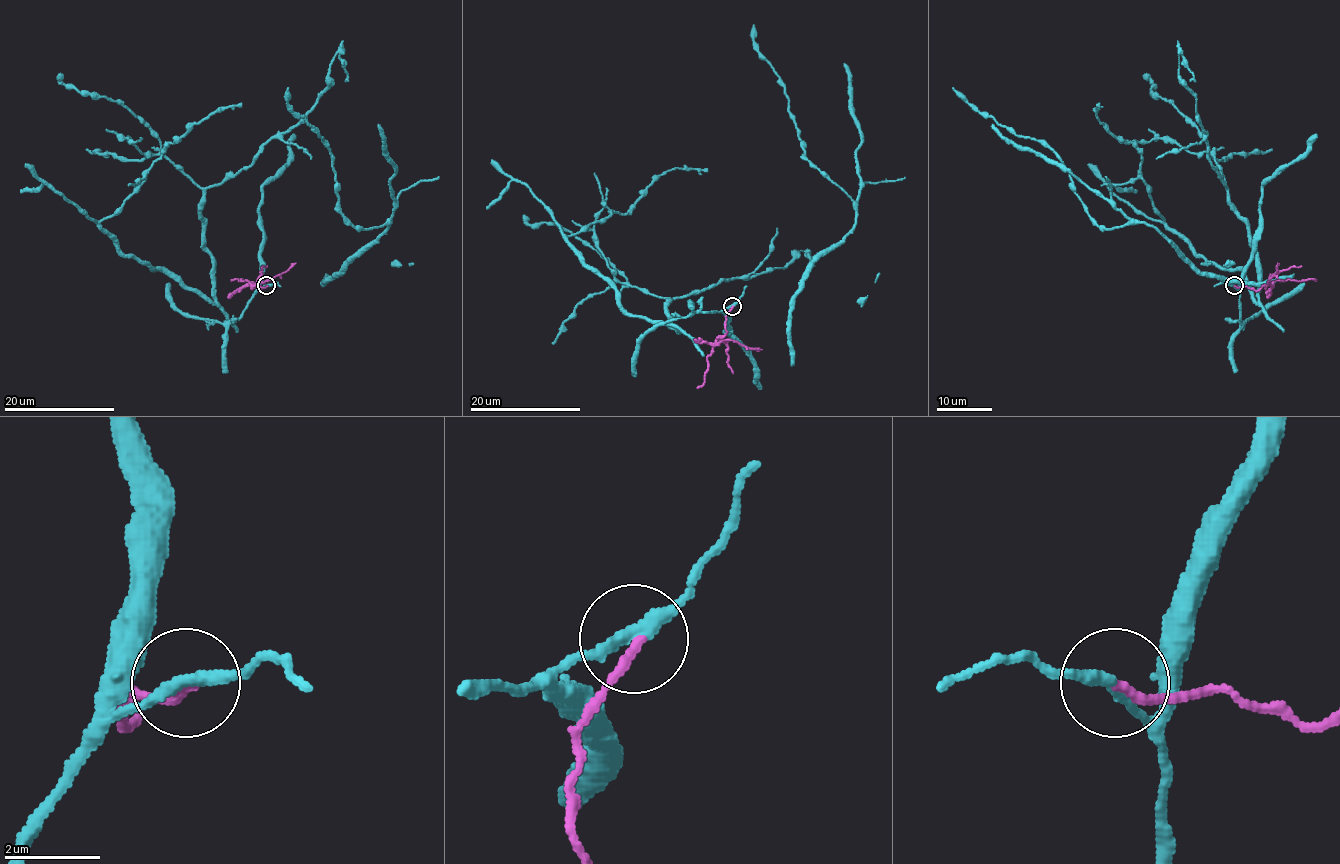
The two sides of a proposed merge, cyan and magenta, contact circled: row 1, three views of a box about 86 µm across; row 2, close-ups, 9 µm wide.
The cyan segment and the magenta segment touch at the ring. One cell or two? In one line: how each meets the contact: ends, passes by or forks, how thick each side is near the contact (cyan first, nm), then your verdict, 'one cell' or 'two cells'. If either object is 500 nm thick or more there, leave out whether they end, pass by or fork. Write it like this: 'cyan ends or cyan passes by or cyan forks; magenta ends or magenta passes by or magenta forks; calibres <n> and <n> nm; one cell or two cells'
cyan passes by; magenta ends; calibres 280 and 190 nm; two cells

